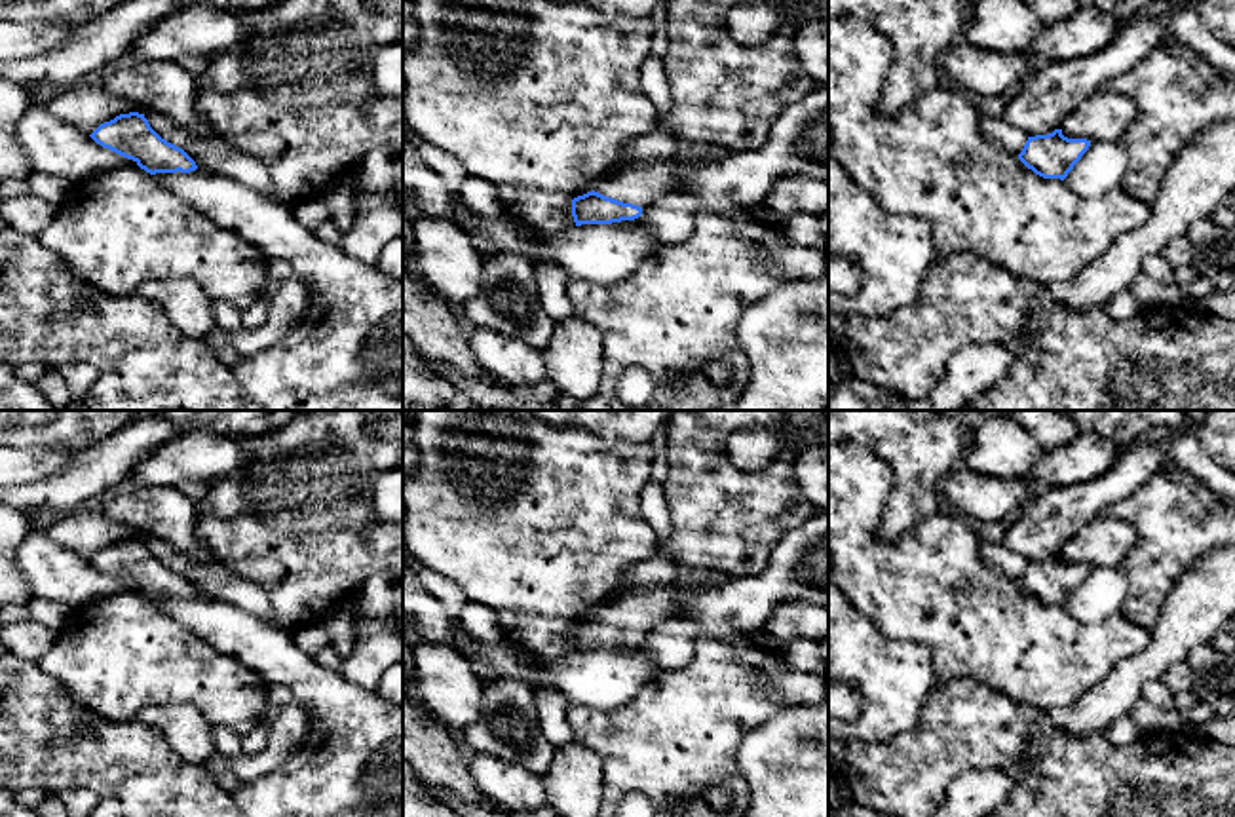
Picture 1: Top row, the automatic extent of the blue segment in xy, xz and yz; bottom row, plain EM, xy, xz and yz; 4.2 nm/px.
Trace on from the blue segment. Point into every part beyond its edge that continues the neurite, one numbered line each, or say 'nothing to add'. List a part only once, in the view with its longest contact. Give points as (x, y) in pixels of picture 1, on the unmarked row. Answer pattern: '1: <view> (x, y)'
1: xz (643, 610)

